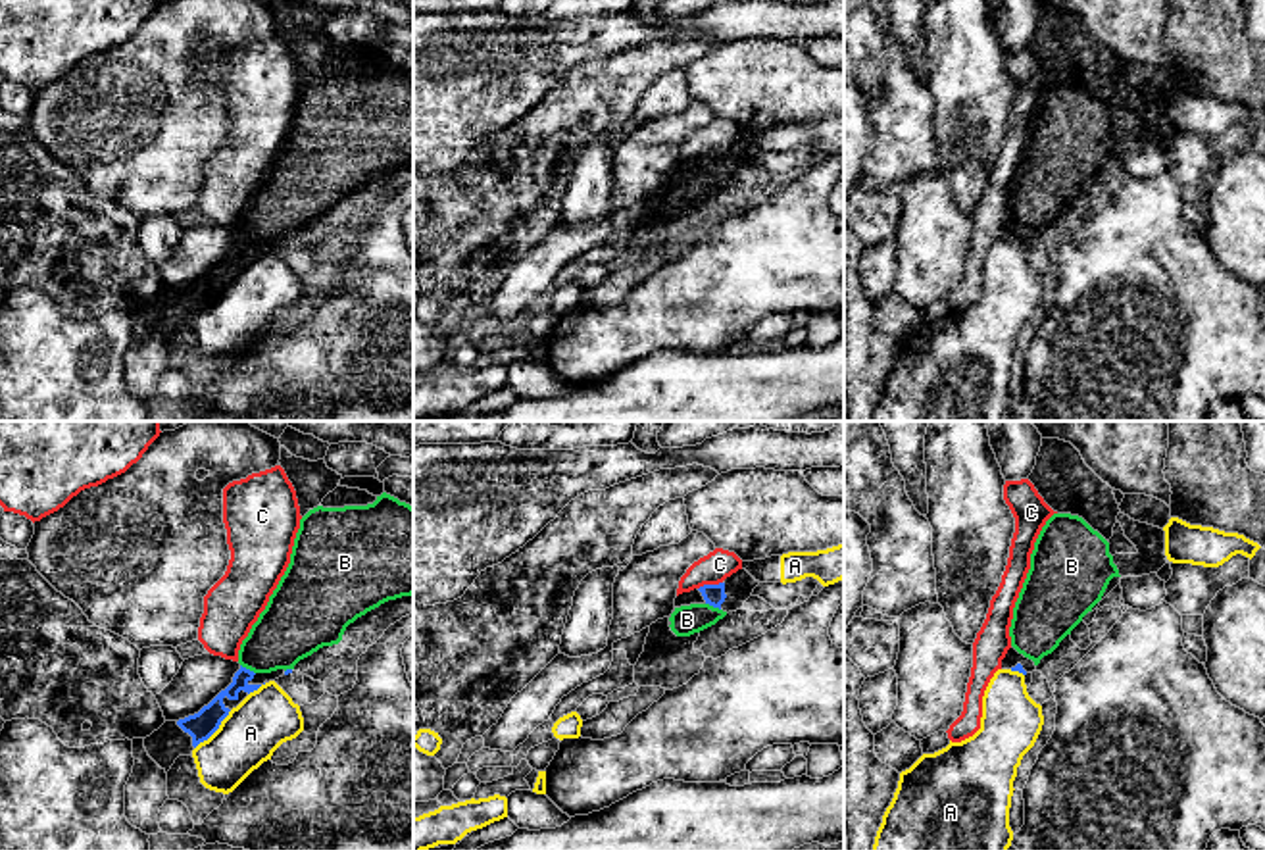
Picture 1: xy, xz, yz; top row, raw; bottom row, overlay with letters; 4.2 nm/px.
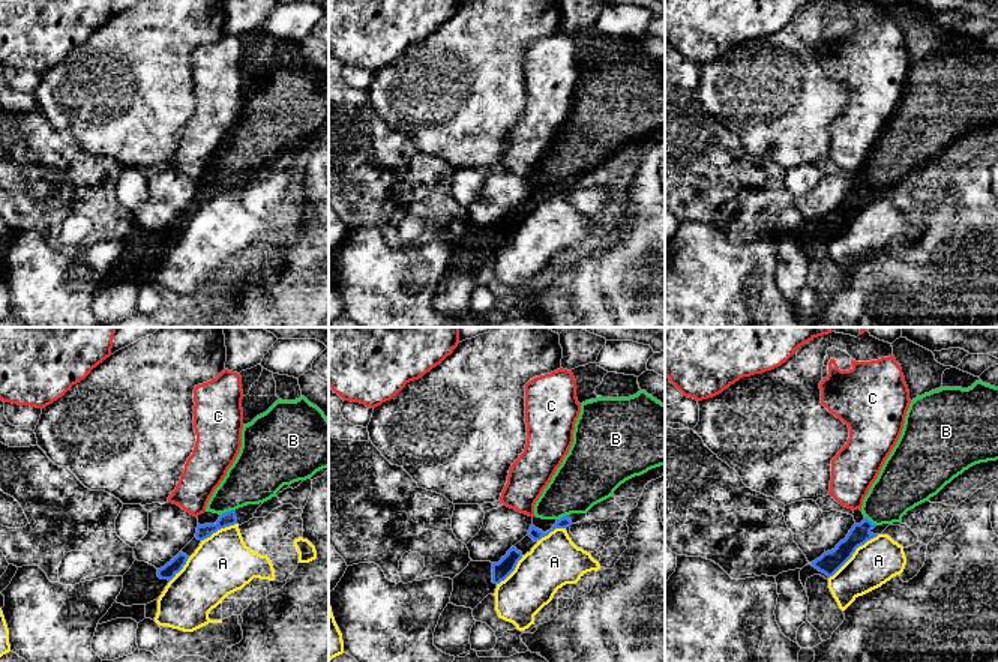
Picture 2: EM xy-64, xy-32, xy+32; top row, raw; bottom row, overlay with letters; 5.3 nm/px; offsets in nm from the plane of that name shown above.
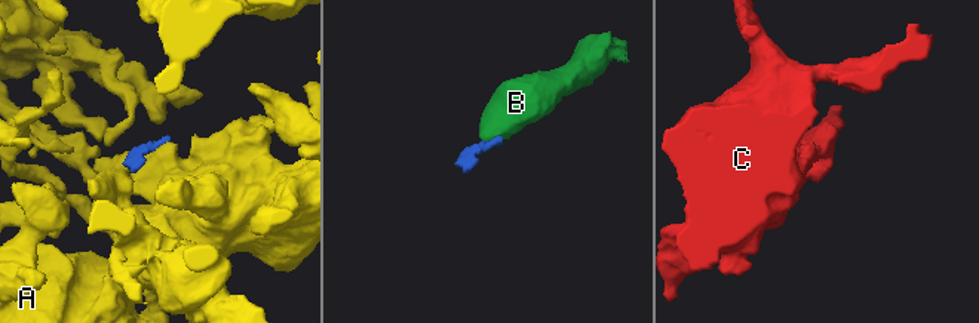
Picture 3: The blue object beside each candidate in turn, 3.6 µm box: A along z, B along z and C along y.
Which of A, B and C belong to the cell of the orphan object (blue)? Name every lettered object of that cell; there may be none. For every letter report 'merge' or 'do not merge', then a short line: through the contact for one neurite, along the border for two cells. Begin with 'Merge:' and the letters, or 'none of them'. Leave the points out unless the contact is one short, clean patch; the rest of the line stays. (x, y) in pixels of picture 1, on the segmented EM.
Merge: B
A: do not merge
B: merge | xy (210, 716), (218, 700), (248, 670), (291, 627)
C: do not merge | xz (721, 581), (698, 589)

